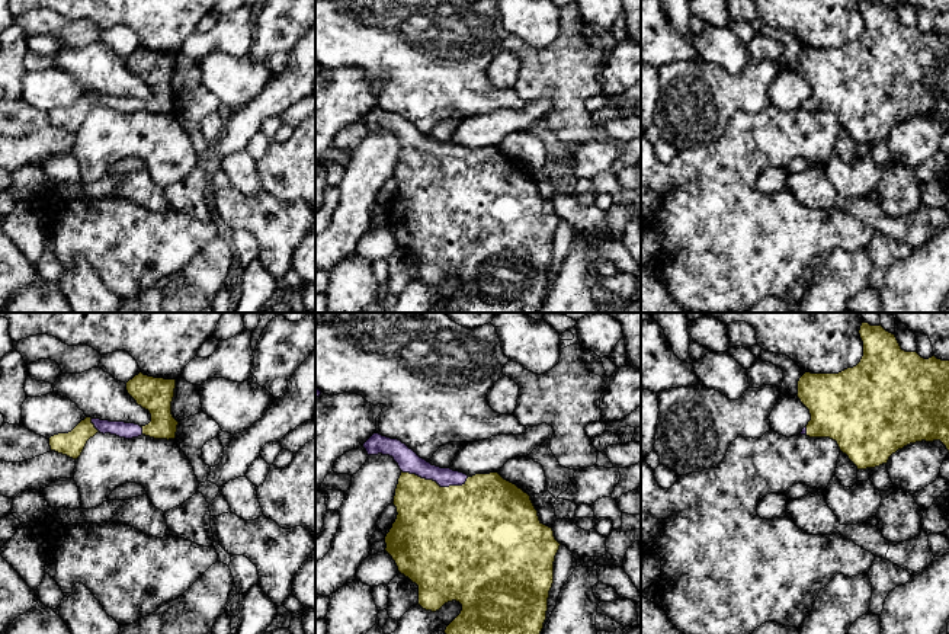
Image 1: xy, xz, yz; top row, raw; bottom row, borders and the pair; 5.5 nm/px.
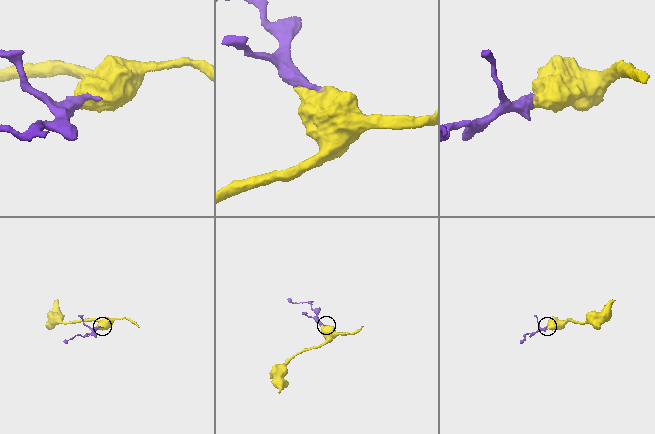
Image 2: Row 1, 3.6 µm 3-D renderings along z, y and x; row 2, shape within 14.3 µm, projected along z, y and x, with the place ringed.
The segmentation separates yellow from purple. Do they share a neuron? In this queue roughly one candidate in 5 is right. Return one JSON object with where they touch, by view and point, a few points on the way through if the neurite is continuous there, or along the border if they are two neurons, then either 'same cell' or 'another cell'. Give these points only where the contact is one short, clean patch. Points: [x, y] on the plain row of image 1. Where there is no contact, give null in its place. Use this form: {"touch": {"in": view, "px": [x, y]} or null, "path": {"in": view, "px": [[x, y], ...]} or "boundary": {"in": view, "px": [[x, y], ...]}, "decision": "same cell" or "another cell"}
{"touch": {"in": "xz", "px": [435, 156]}, "decision": "same cell"}

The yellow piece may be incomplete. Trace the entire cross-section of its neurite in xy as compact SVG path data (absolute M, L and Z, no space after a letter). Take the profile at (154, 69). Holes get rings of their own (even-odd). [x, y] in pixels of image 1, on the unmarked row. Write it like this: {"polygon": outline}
{"polygon": "M140 47L126 57L128 68L138 80L148 84L151 96L145 100L86 92L71 106L49 112L51 125L77 134L87 115L97 106L132 113L141 109L154 113L174 113L179 96L171 89L176 54L164 54Z"}

